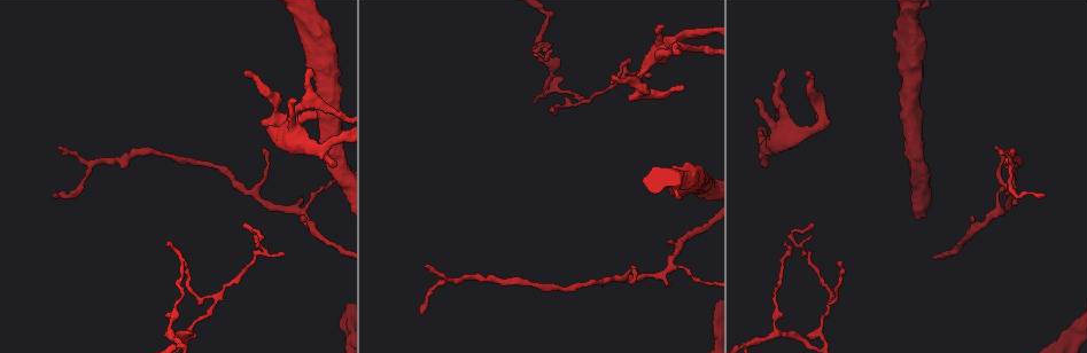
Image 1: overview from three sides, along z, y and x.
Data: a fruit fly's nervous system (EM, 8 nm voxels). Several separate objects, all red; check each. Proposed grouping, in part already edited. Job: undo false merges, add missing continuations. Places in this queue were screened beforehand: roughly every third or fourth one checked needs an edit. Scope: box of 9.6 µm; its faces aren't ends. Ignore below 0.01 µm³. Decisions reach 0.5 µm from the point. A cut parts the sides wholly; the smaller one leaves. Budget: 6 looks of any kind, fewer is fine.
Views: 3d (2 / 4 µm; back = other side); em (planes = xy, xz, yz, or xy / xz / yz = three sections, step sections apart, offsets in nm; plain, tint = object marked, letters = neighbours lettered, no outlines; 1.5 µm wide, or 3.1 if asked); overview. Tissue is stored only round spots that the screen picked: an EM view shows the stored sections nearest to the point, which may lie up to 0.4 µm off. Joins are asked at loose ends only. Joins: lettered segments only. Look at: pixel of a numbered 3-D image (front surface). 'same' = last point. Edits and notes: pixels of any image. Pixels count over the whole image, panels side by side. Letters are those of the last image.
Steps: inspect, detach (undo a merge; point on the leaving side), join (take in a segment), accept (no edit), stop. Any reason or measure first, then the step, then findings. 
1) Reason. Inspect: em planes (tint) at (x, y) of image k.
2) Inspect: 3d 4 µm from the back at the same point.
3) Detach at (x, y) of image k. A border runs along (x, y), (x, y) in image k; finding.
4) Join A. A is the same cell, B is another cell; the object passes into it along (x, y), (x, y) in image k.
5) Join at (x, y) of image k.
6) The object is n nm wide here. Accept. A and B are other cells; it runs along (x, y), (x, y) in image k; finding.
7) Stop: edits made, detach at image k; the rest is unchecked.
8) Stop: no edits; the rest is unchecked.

An open end. Inspect: 3d 2 µm from the back at (757, 103) of image 1.

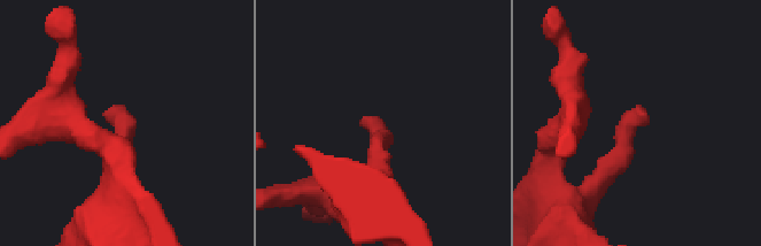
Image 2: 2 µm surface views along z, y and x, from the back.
Inspect: em xy step 8 (tint) at (642, 117) of image 2.

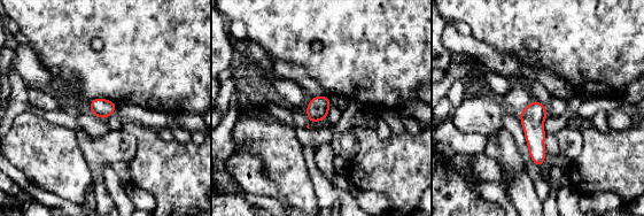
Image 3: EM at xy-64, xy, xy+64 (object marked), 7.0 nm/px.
Cut it another way. Inspect: em yz step 4 (letters) at the same point.

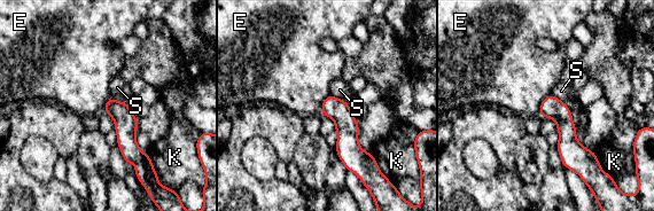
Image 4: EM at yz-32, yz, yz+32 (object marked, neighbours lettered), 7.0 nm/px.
Accept. E, K and S are other cells; a border runs along (551, 93), (543, 100), (539, 114) in image 4; no lettered segment goes on from it.

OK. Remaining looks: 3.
Branch stops here. Inspect: em xy step 4 (tint) at (809, 70) of image 1.

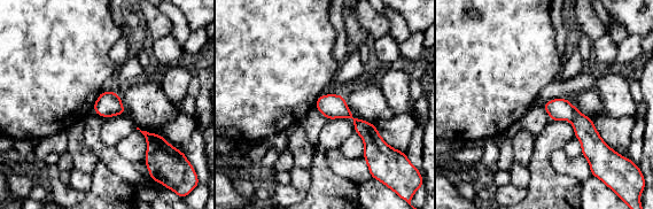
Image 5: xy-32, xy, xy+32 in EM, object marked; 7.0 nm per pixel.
Inspect: em planes (letters) at the same point.

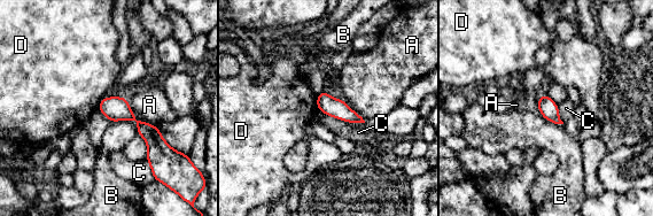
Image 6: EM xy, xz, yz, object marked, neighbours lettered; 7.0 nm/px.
The longest contact is with C, 340 nm. Accept. A, B, C and D are other cells; it runs along (103, 102), (131, 115), (152, 147) in image 6; none of them fits.

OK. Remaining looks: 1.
Stop: no edits; the rest is unchecked.

